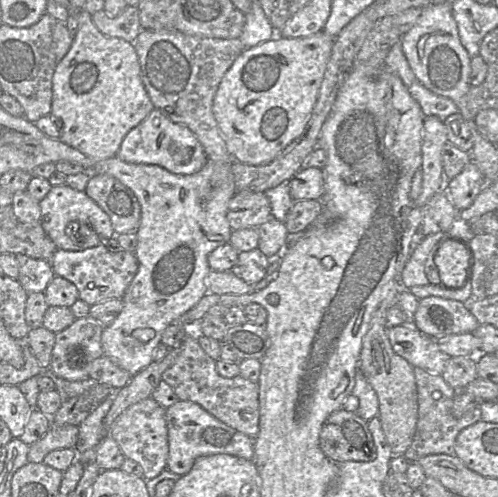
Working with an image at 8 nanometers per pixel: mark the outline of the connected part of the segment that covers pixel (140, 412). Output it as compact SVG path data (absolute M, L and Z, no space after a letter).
M152 397L127 408L113 423L109 436L117 442L126 459L133 460L142 467L146 481L157 477L166 469L169 455L166 408Z

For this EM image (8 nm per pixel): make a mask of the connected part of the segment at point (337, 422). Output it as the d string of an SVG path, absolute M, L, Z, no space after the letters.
M342 408L332 412L325 420L320 431L319 444L325 456L334 463L369 462L376 457L368 421L356 412Z

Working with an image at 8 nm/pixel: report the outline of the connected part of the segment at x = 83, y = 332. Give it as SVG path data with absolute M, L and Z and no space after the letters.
M92 316L76 318L63 331L56 333L50 370L58 377L69 381L89 379L90 364L104 355L101 338L105 326Z

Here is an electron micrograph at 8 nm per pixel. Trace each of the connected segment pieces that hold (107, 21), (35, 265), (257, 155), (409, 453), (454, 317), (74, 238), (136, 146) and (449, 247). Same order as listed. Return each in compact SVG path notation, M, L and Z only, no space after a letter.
M128 6L117 17L108 15L105 10L98 11L92 15L92 19L103 34L109 37L121 38L131 43L136 41L142 31L137 6Z
M16 255L16 257L19 264L18 281L24 290L28 294L44 292L52 279L56 276L51 263L26 255Z
M324 30L308 37L276 35L236 58L213 99L213 113L233 160L255 166L268 164L303 135L334 41Z
M414 367L413 372L417 387L418 419L411 445L403 455L409 462L415 462L428 455L454 455L457 435L463 429L481 420L481 410L477 406L461 418L455 418L451 408L458 391L449 386L441 375L431 374L417 367Z
M437 296L420 299L413 320L416 329L432 338L474 332L479 325L468 304Z
M68 185L52 186L40 201L41 225L57 249L83 251L113 239L116 234L110 217L84 191Z
M154 109L123 140L117 157L133 164L158 165L171 173L191 175L199 172L208 157L195 134L186 126L173 122L159 109Z
M449 238L438 245L434 255L441 285L457 289L464 285L468 277L468 254L464 246Z

